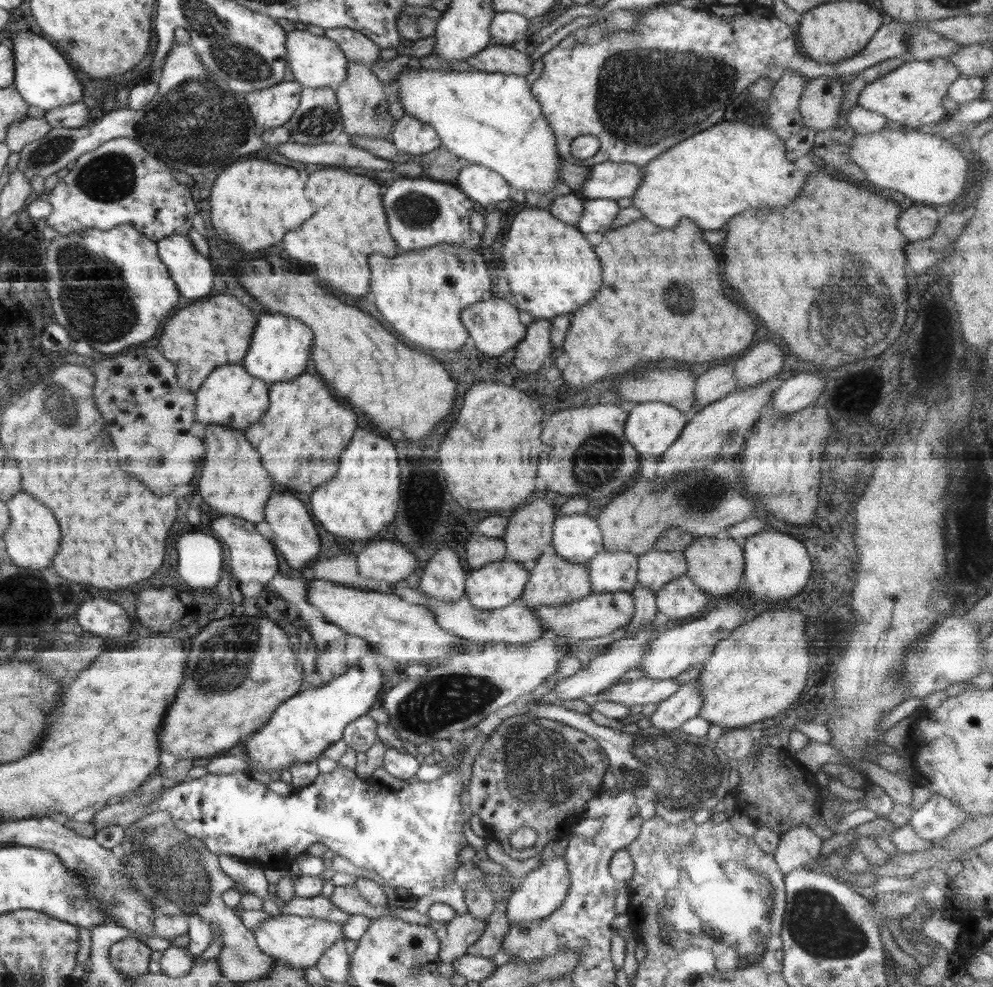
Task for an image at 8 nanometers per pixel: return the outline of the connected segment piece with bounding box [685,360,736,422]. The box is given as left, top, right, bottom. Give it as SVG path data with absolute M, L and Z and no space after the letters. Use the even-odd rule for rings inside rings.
M726 360L722 364L708 369L696 380L694 387L694 407L685 413L690 422L694 414L702 408L709 406L716 400L724 398L736 388L736 376L734 376L734 360Z

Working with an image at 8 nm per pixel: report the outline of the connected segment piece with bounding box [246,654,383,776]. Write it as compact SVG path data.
M366 654L344 674L283 701L266 724L246 740L246 755L251 760L246 774L268 773L272 769L283 771L295 762L316 760L324 750L343 738L344 728L350 722L378 705L382 684L382 670L377 661Z

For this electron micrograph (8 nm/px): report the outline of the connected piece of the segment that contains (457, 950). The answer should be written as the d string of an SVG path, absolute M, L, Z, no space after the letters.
M470 913L456 915L444 925L440 934L441 962L452 963L452 960L467 954L467 948L474 944L486 928L486 920L476 920Z

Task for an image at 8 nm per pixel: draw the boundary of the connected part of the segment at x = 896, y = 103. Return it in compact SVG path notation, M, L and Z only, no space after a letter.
M936 57L930 61L908 59L903 66L864 87L858 96L858 105L864 110L878 112L890 120L914 129L922 125L936 124L948 115L942 102L948 94L950 84L960 75L960 69L946 57Z

